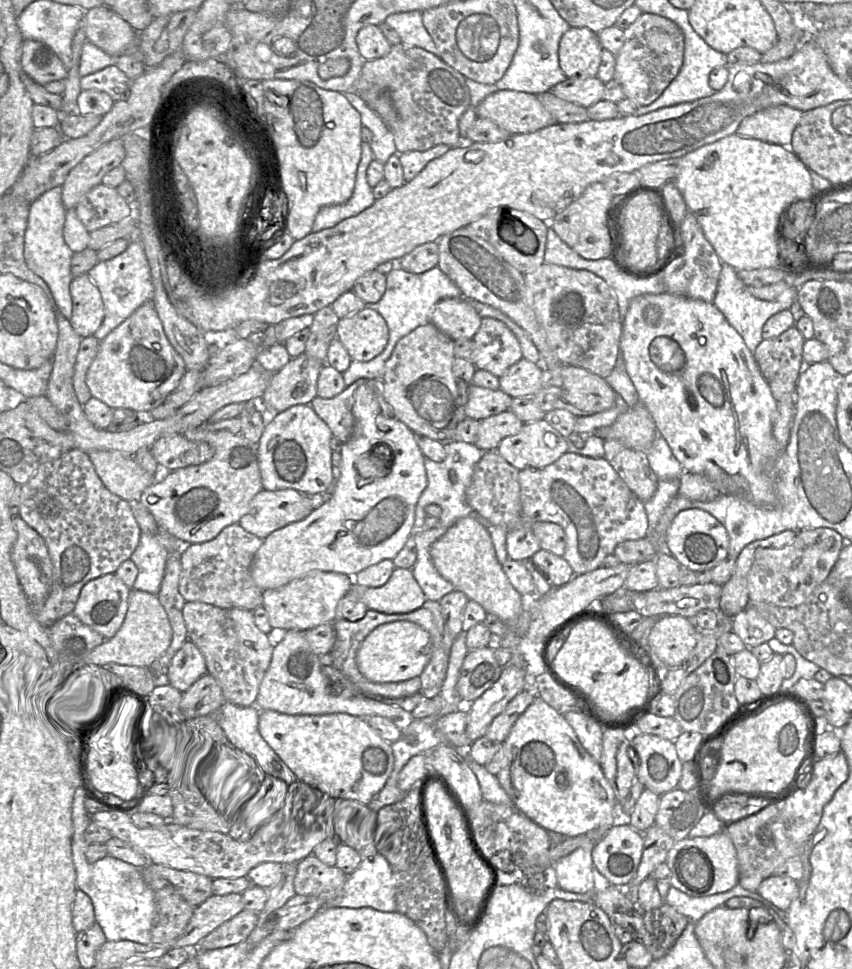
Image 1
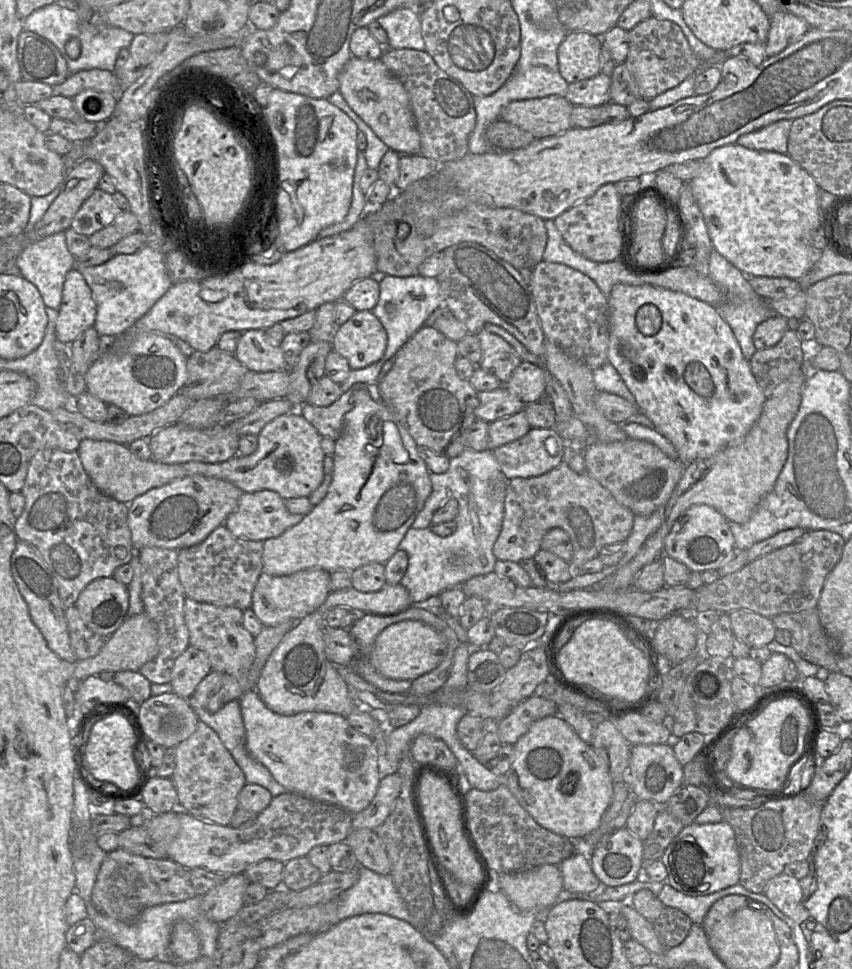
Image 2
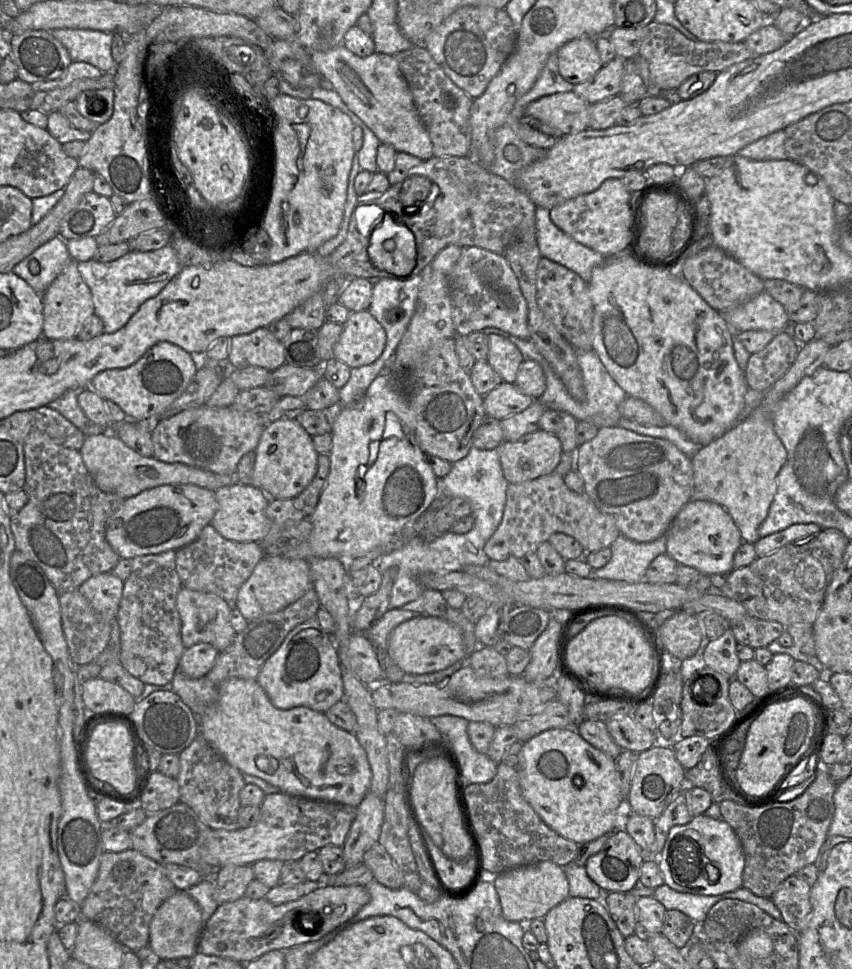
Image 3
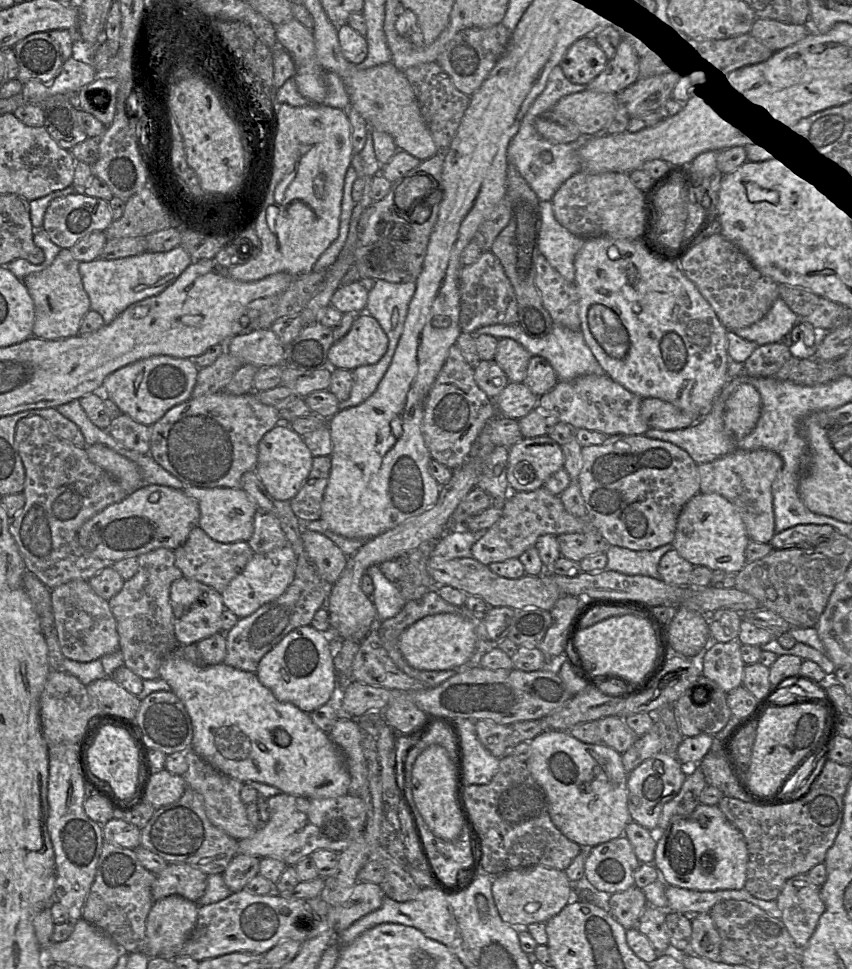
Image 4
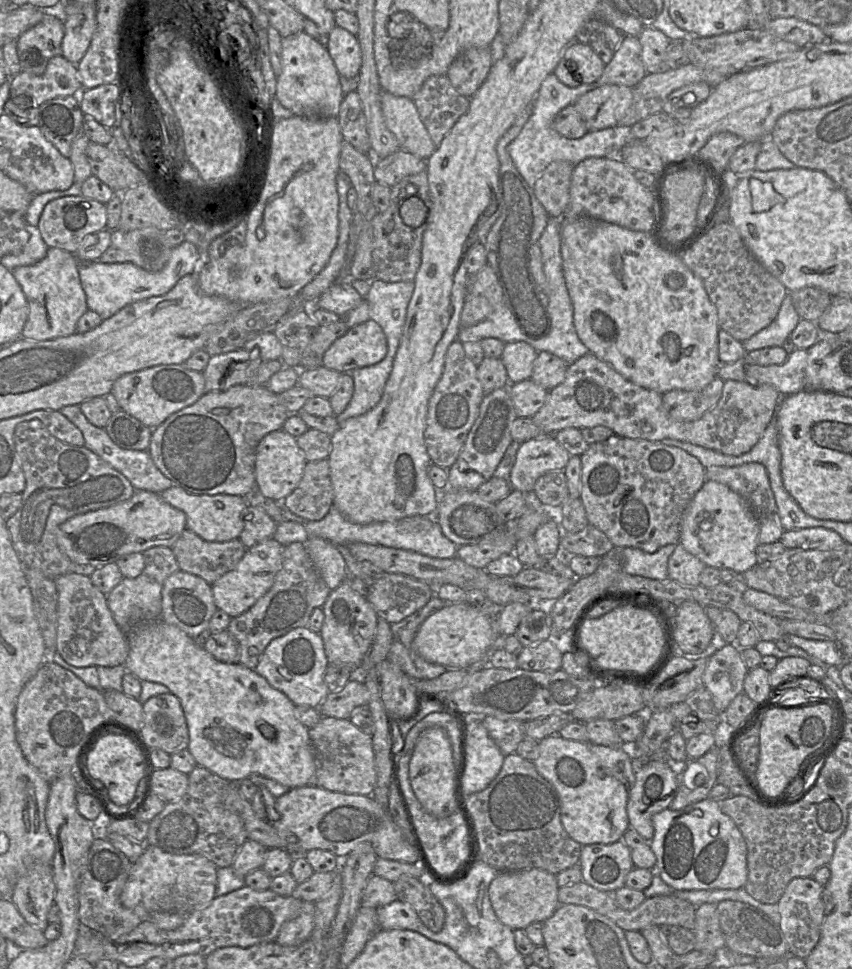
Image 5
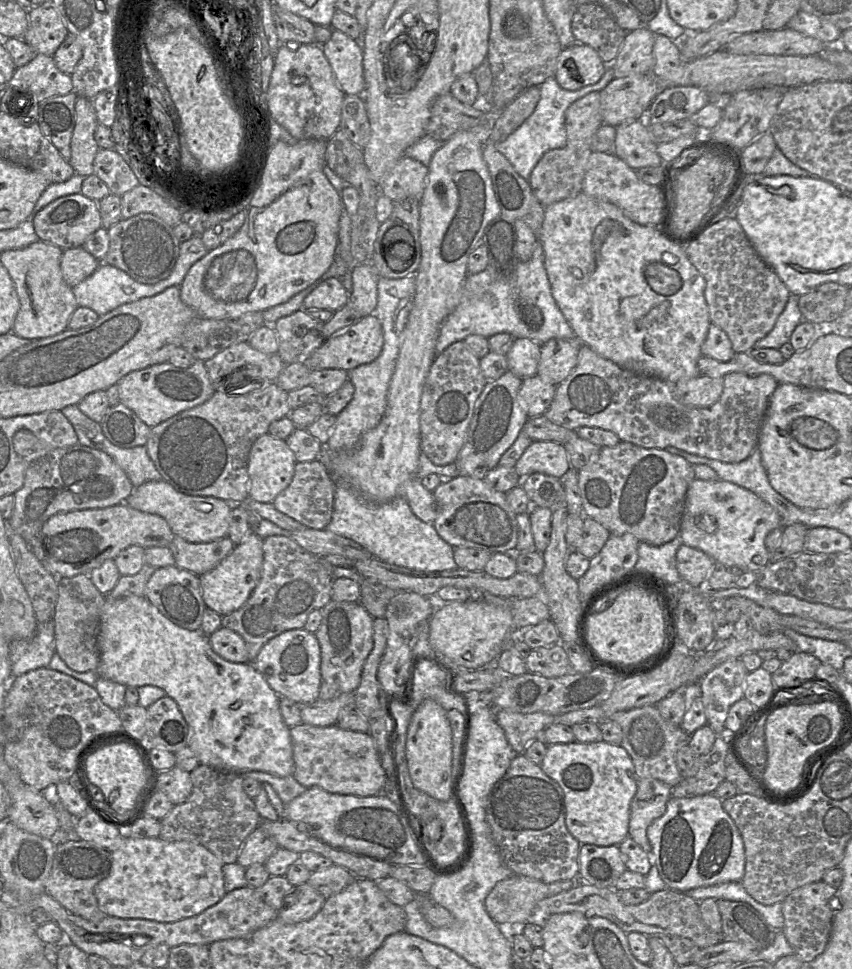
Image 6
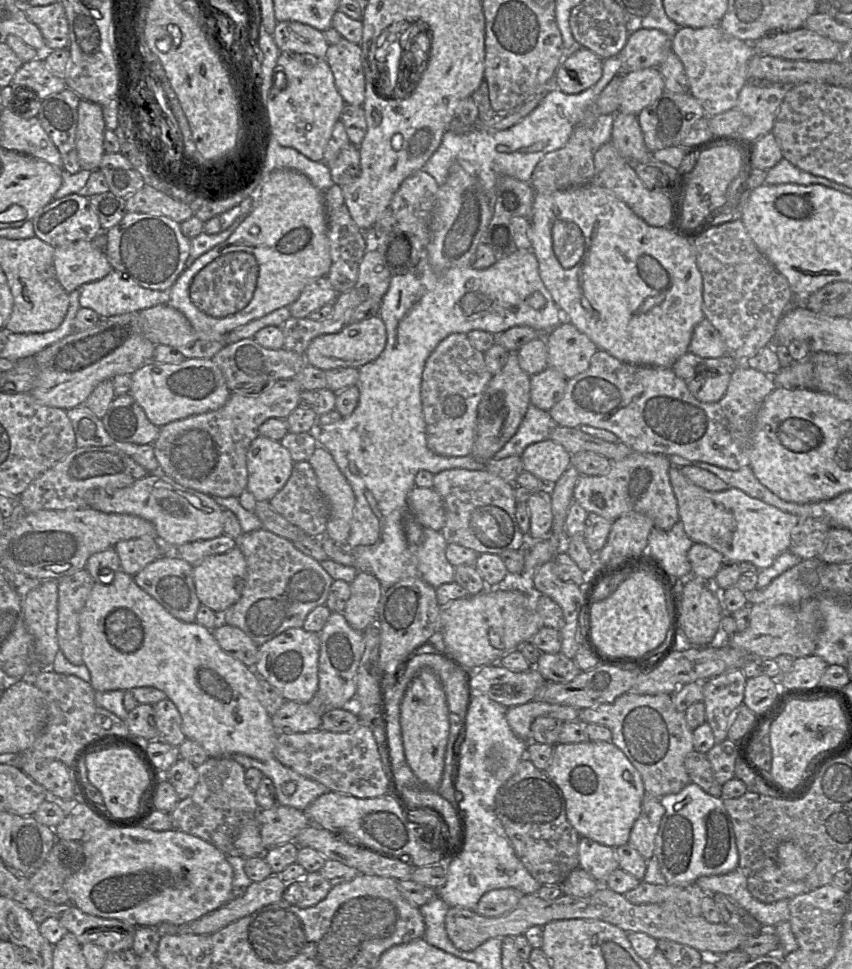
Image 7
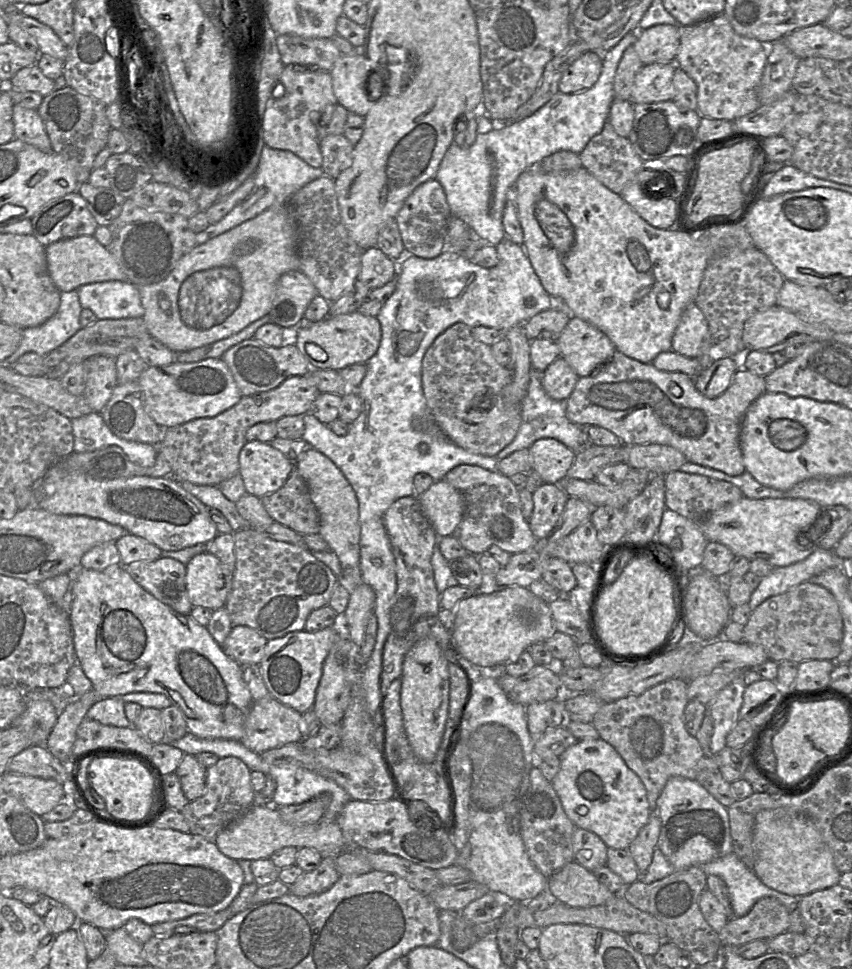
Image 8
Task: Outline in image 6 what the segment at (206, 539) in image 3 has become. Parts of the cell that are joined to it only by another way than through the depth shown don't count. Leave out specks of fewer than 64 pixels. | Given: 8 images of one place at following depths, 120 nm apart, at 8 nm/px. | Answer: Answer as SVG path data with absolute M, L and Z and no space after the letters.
M174 536L168 546L175 559L175 565L198 577L214 569L235 548L227 536L209 543L191 543Z

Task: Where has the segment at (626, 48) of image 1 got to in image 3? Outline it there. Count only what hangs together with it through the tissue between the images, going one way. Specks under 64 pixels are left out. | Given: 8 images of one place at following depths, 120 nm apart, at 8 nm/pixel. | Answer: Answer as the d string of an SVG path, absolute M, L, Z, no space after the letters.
M652 21L642 27L642 42L639 55L646 59L651 82L656 90L676 90L690 76L703 72L721 72L735 63L756 58L752 50L742 42L691 40L669 24Z

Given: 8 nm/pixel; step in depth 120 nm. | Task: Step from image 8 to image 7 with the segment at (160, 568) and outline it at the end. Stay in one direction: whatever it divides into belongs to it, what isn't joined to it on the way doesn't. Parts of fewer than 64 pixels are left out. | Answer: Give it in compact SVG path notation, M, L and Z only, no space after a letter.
M160 556L137 573L133 579L172 616L185 623L196 622L196 613L201 603L196 595L193 565L181 558Z

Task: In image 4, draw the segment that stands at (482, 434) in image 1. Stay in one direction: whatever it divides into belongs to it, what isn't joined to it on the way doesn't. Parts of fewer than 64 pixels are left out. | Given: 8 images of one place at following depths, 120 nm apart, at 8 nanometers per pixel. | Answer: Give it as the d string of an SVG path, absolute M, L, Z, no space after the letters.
M585 375L570 381L559 381L550 391L538 398L536 406L518 425L523 438L548 435L558 423L571 426L574 430L599 431L606 436L644 435L649 426L641 416L642 398L615 382L608 375Z

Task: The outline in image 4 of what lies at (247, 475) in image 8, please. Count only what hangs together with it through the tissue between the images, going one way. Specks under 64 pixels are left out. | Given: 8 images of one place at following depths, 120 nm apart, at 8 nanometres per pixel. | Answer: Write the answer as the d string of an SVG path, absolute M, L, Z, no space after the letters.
M281 422L260 440L255 470L271 497L279 501L289 501L299 492L307 479L313 458L303 437L297 434L289 424Z

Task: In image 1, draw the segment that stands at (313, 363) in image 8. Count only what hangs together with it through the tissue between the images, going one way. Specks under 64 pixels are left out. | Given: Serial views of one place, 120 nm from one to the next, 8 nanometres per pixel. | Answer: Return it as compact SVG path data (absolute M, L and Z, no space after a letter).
M366 306L339 319L336 337L353 361L368 362L384 350L389 331L383 317L371 306Z

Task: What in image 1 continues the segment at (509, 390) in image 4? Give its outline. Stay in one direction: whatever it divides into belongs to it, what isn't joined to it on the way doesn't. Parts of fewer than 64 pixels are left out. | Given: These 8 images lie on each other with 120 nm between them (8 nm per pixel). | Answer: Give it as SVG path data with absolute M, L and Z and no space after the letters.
M469 384L466 418L481 420L509 410L512 397L501 389L491 390Z

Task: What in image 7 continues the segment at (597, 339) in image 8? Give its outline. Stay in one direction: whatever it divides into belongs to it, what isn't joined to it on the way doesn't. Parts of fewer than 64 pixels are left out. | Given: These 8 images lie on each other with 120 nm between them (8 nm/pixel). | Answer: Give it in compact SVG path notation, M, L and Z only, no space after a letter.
M564 320L545 338L548 348L548 366L560 372L567 380L586 371L597 346L569 321Z

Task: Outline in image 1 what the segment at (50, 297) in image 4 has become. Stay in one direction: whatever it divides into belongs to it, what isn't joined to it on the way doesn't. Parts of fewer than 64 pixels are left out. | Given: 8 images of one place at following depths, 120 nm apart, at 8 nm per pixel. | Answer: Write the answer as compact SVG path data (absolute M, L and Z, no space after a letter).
M87 273L73 278L70 283L72 315L69 322L82 338L93 336L105 316L104 303L99 289Z

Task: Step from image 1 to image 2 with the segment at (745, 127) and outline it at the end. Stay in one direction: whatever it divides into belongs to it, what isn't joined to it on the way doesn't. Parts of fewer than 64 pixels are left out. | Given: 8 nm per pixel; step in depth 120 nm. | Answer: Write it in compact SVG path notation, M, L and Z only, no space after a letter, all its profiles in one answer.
M779 120L766 127L744 134L736 144L751 150L773 151L787 154L788 136L793 120Z

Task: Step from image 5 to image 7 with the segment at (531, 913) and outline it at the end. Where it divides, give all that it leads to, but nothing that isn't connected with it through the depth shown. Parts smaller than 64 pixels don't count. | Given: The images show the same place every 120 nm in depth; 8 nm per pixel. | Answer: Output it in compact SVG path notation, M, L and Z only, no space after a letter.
M515 888L494 889L480 898L474 911L484 917L500 917L514 910L523 896Z

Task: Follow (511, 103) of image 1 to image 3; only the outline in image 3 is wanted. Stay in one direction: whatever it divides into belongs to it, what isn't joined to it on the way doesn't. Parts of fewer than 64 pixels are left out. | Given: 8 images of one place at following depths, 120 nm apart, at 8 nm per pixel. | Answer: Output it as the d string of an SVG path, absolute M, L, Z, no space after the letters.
M573 91L555 93L530 102L524 115L534 117L567 136L588 129L590 105Z

